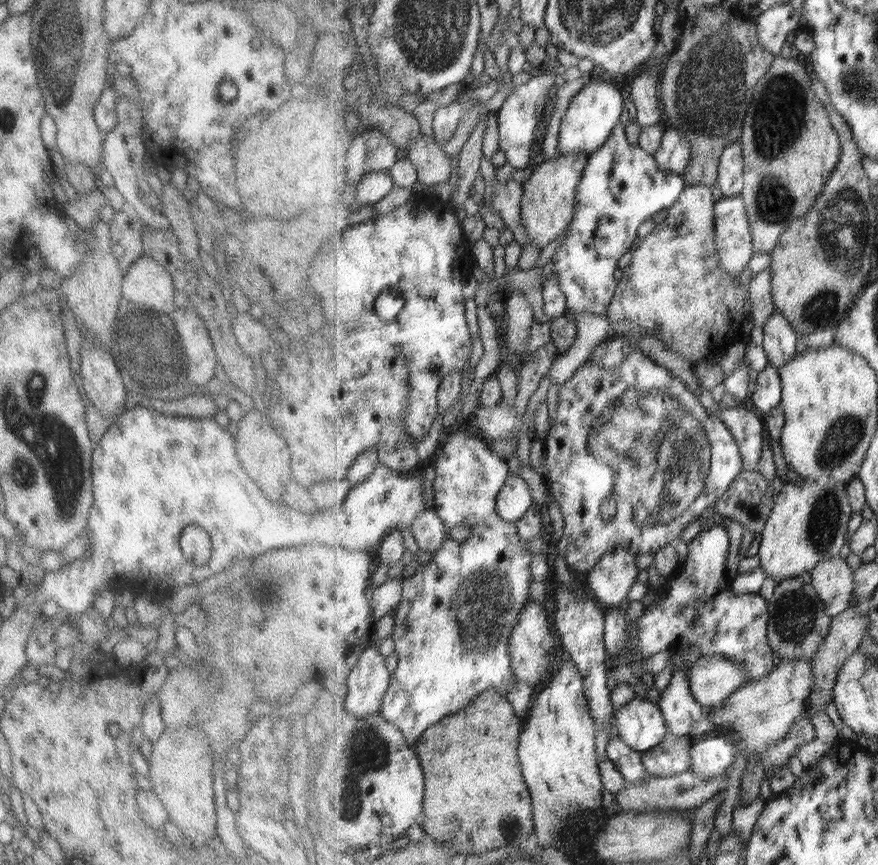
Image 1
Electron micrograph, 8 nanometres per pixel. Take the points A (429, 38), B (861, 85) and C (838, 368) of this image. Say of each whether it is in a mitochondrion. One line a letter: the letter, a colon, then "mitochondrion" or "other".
A: mitochondrion
B: mitochondrion
C: other

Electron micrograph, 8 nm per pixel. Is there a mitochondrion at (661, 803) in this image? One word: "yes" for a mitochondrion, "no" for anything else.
no

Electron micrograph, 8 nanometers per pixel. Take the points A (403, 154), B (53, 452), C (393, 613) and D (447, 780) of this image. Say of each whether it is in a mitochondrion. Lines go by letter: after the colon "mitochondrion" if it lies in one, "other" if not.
A: other
B: mitochondrion
C: other
D: other

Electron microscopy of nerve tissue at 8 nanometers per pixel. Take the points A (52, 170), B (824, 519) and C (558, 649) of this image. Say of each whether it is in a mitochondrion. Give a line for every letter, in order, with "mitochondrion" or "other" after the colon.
A: other
B: mitochondrion
C: other

